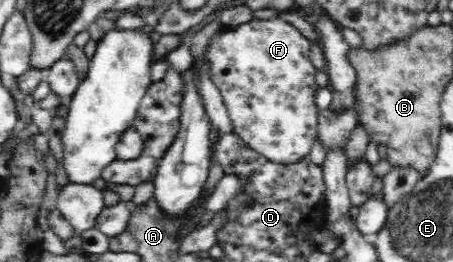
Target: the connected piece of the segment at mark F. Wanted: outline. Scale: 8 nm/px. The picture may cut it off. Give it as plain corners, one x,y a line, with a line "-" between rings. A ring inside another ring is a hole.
277,18
277,20
260,20
253,19
251,22
239,24
236,27
225,27
209,38
207,50
202,54
201,58
209,63
210,79
216,84
216,87
222,94
227,112
229,113
231,122
233,123
234,132
237,133
254,151
266,156
271,162
277,164
295,164
305,156
309,155
311,144
315,142
318,132
318,110
315,106
315,92
320,88
315,81
316,70
309,59
309,39
303,38
301,32
289,23

